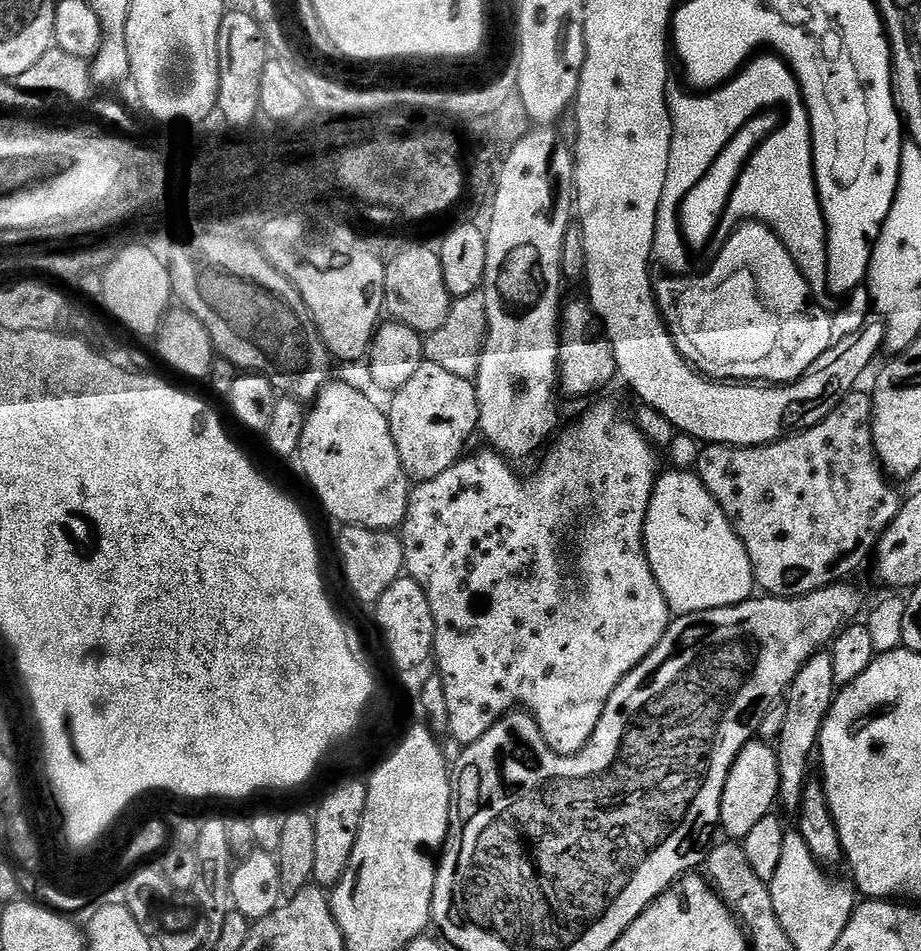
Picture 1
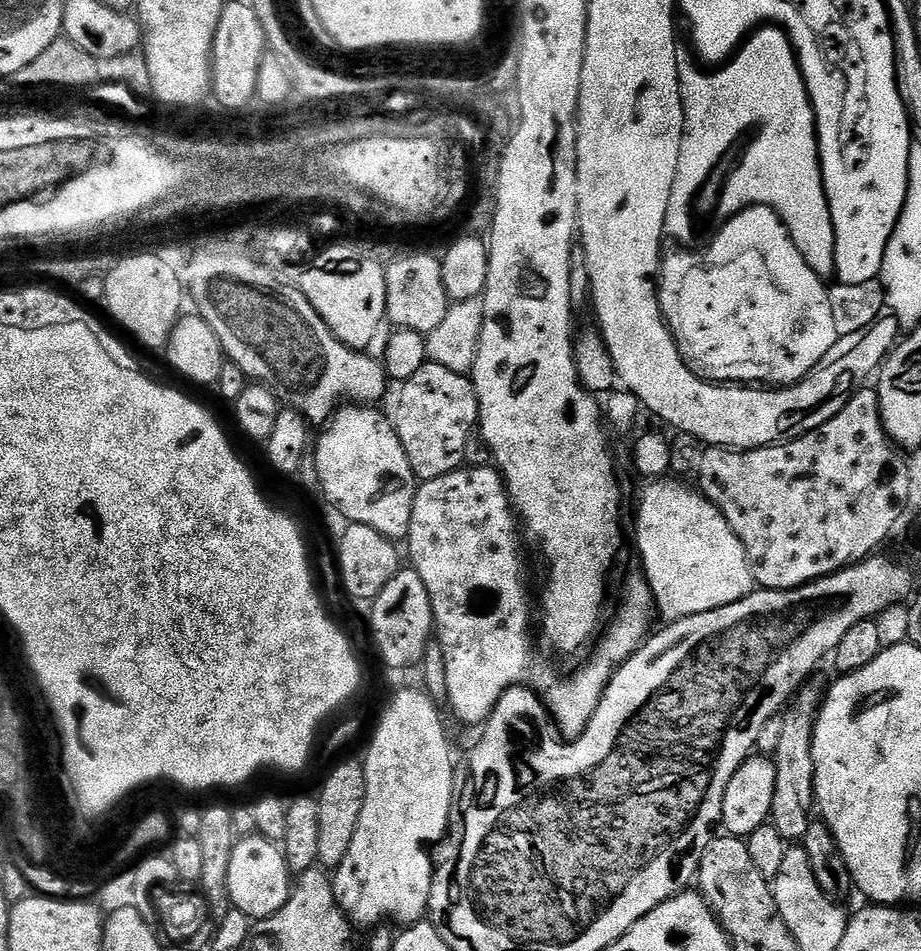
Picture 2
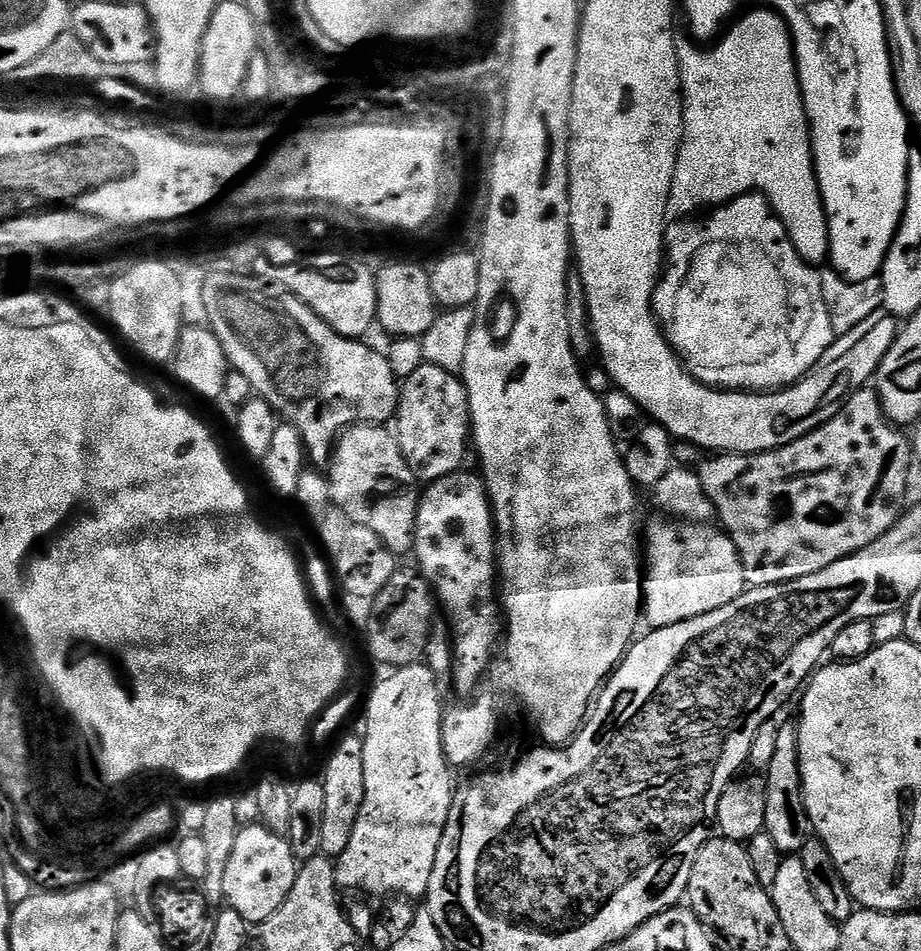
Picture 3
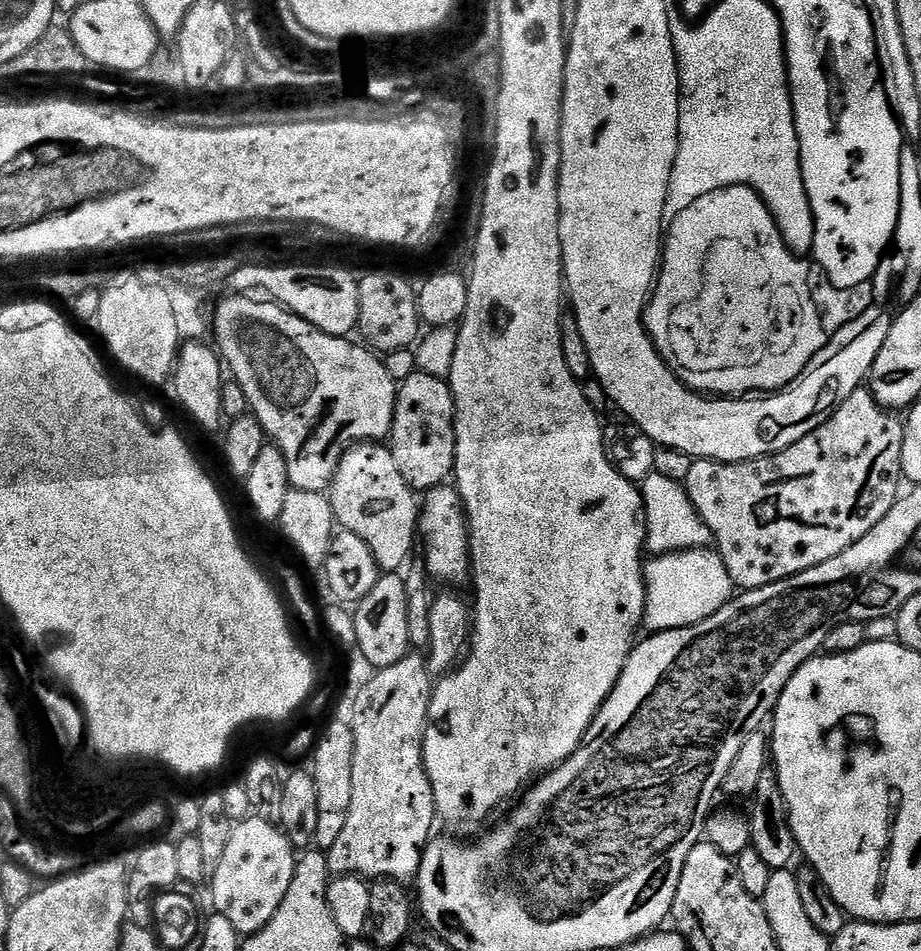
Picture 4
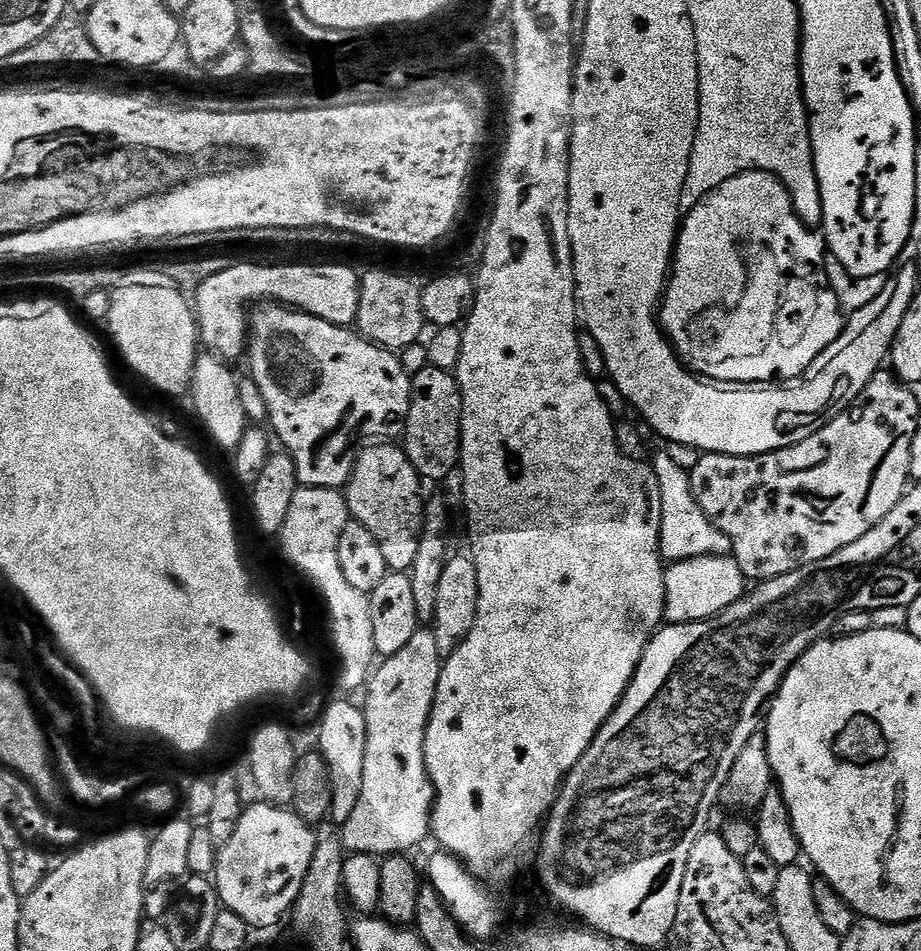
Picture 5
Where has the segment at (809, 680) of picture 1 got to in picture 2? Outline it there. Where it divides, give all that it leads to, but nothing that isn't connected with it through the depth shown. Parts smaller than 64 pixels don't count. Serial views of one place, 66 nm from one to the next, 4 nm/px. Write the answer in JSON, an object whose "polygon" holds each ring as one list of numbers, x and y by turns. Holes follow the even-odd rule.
{"polygon":[[805,683,801,687,779,717,780,733,776,736,776,754,774,754,777,777,774,781,770,822,786,842,801,841,812,821,815,797,812,734,825,693,823,687,819,688,812,683]]}

